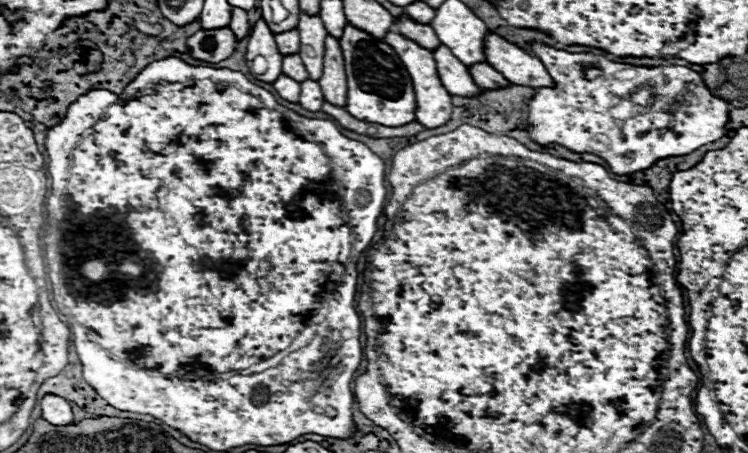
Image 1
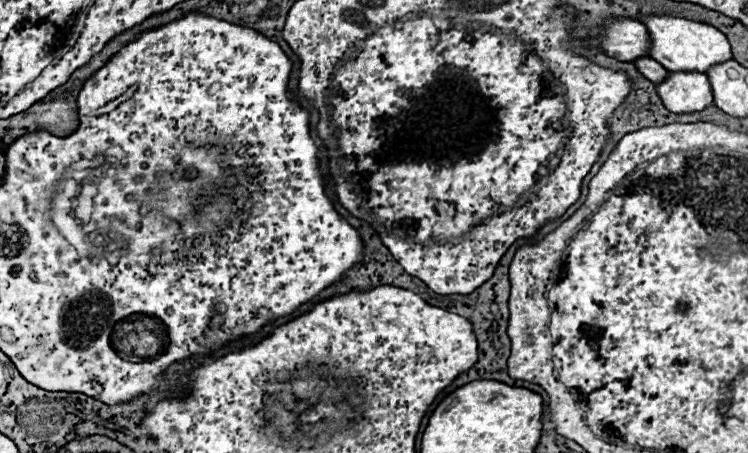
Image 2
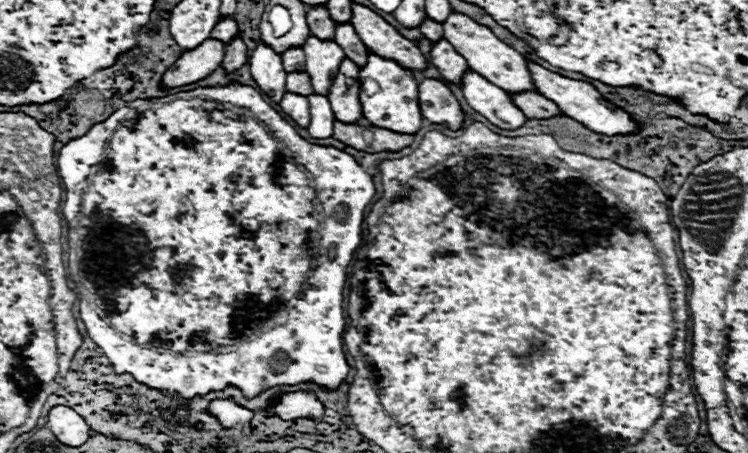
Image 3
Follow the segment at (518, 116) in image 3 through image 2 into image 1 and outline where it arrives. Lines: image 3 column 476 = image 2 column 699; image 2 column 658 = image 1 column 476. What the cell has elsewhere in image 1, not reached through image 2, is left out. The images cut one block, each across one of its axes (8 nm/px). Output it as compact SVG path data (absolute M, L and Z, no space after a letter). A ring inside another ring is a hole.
M446 46L436 48L432 54L438 64L438 76L450 94L476 96L482 92L482 88L478 88L478 84L472 80L468 68L460 60L456 60L456 56Z

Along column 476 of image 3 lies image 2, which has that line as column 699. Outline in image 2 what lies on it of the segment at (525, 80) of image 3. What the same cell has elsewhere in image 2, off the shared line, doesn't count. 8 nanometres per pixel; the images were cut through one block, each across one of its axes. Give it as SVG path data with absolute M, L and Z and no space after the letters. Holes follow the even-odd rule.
M650 16L650 18L644 18L642 22L648 26L648 32L652 36L650 58L660 62L668 72L708 74L712 66L732 58L726 36L708 24L700 24L684 18L672 18L672 16Z

